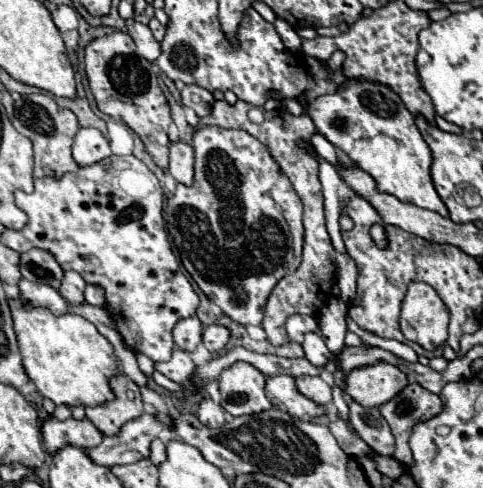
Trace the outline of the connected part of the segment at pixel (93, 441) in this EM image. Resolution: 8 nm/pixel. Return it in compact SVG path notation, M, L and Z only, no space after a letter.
M48 418L42 426L42 434L44 434L44 450L54 454L56 450L60 450L64 444L72 444L78 448L96 448L104 434L88 420L56 420L56 418Z

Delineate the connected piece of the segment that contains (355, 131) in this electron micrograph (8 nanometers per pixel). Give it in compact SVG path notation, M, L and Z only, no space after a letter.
M356 80L338 88L334 94L324 94L308 102L306 114L314 120L318 132L376 180L382 192L390 192L402 202L434 210L444 218L448 216L430 176L432 152L422 140L414 116L390 86Z

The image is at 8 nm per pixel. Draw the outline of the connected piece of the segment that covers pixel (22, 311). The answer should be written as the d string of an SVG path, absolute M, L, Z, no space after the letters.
M20 296L10 298L8 306L12 310L14 332L24 368L42 396L50 398L56 406L96 406L114 398L108 378L118 372L116 358L110 342L96 330L92 322L70 312L54 316L42 306L26 308L26 300Z

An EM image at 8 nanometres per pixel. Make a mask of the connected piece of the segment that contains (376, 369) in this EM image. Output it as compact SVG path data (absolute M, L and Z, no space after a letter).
M376 362L372 366L354 368L344 378L346 394L350 394L358 404L366 408L382 406L392 396L396 396L396 392L400 392L406 384L406 374L388 362Z

